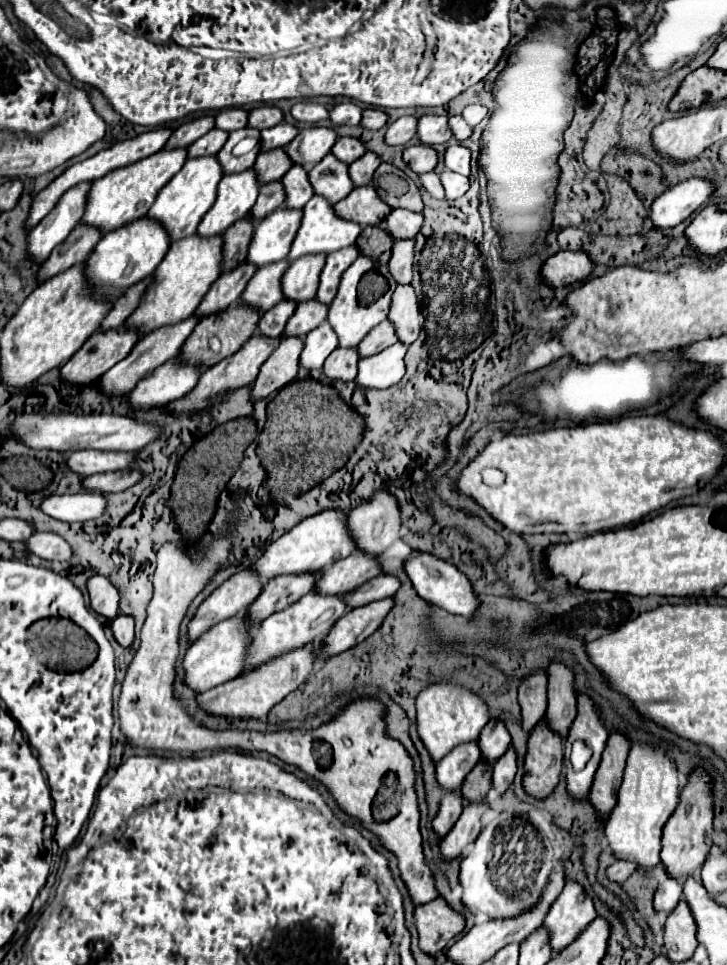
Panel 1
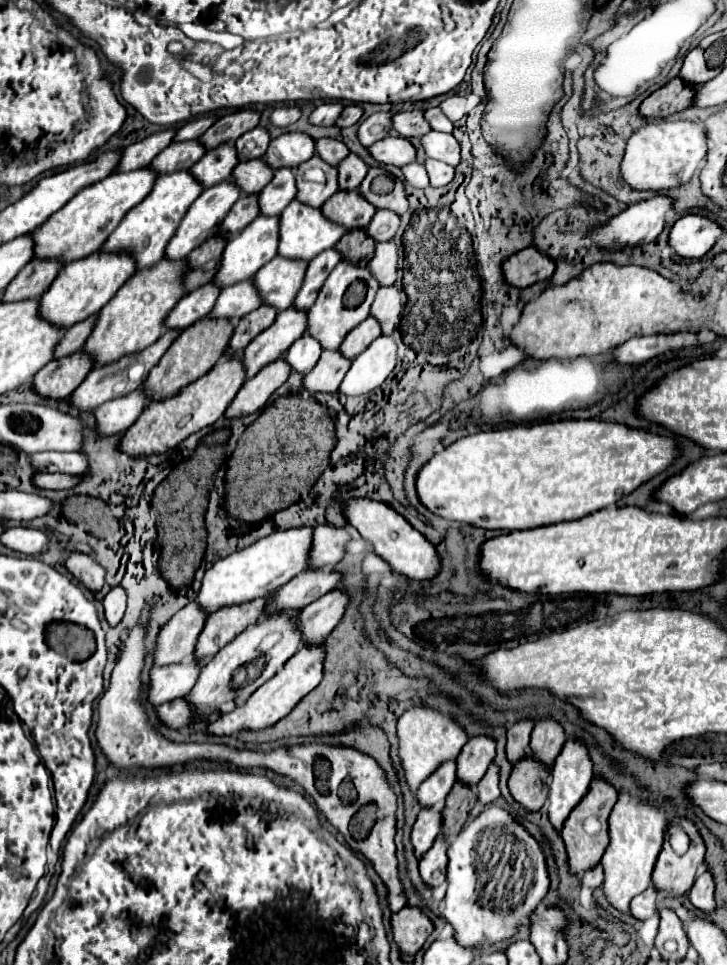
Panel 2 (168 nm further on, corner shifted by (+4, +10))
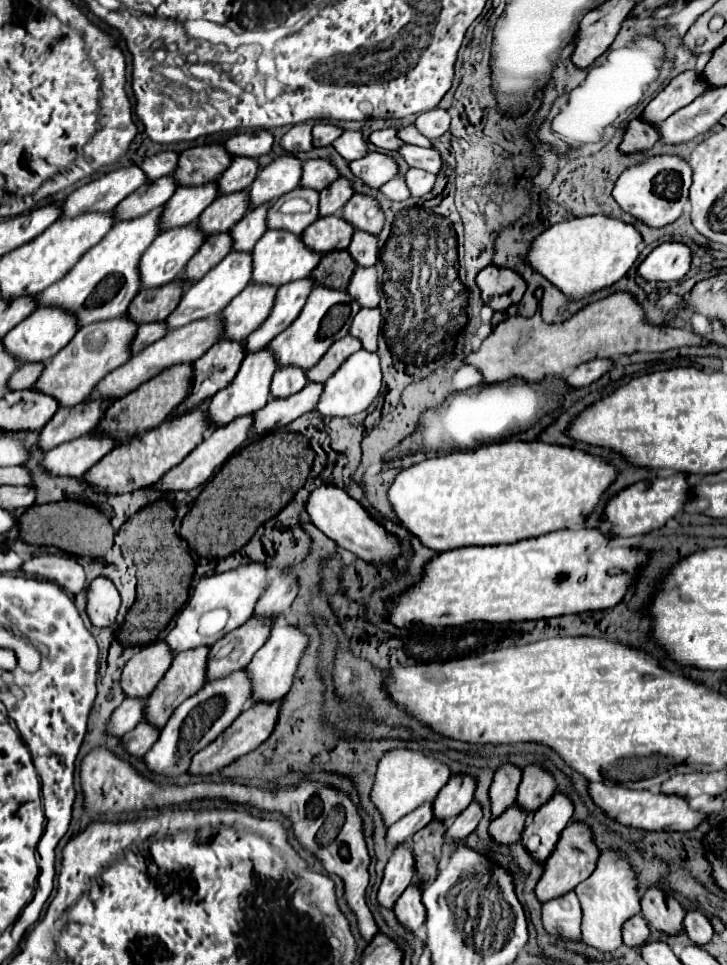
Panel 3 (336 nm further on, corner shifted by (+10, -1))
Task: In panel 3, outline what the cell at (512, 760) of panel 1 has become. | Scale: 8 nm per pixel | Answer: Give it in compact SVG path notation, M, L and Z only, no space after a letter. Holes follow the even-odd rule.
M472 801L470 807L464 809L464 811L458 815L458 819L448 827L446 835L452 837L454 841L462 841L468 833L472 833L472 831L478 827L480 819L482 819L482 805L480 805L478 801Z

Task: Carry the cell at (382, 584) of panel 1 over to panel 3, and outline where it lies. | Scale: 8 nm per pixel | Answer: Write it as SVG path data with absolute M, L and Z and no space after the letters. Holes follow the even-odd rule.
M286 621L276 623L268 643L264 643L264 647L260 647L260 651L256 651L254 659L248 663L248 671L254 681L254 701L270 703L270 701L284 697L290 691L298 665L308 649L308 643L310 643L308 633L304 629L300 629L298 625L288 625Z

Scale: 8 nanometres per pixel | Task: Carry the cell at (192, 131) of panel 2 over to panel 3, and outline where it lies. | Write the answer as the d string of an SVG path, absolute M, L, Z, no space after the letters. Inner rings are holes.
M160 151L152 157L146 157L142 161L142 171L148 179L158 179L160 175L170 175L178 165L178 153L176 151Z

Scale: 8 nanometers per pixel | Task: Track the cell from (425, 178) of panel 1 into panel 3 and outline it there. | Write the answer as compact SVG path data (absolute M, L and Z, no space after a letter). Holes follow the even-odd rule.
M394 177L394 179L390 179L388 183L384 183L384 185L380 187L380 191L382 191L388 199L392 199L392 201L404 201L404 199L410 197L410 191L408 191L408 185L406 185L404 177Z

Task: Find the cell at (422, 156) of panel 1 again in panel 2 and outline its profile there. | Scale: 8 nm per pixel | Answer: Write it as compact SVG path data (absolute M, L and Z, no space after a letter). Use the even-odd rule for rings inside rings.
M386 136L386 138L378 140L374 146L370 146L368 152L376 162L382 162L388 166L398 166L398 168L410 164L416 158L414 146L402 136L398 136L398 138Z

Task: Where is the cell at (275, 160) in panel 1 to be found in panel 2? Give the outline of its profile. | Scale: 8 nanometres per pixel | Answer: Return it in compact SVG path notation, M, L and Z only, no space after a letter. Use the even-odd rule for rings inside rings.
M248 160L248 162L240 162L234 168L234 182L238 184L238 188L242 188L242 194L258 194L270 180L272 180L274 170L268 168L268 164L264 160Z

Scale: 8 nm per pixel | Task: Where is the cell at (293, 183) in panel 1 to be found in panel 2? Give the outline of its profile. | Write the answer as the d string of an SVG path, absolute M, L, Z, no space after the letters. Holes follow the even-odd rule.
M290 168L274 172L272 182L258 194L258 208L264 216L280 216L282 210L294 200L296 184Z

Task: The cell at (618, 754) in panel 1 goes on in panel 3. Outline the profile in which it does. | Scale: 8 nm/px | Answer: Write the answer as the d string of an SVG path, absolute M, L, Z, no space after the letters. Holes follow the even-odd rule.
M574 821L570 823L562 833L560 833L560 841L554 849L554 853L544 861L544 875L536 887L536 895L542 903L554 899L554 897L560 897L572 889L576 889L578 883L582 883L584 879L588 879L594 869L596 869L596 863L598 863L598 855L600 855L600 849L596 847L594 843L594 837L592 837L592 829L586 825L586 823L580 823L580 821Z

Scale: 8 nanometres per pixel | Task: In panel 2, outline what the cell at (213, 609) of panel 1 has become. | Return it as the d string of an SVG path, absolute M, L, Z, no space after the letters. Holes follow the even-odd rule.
M190 602L182 608L168 624L158 632L154 644L154 666L166 666L176 662L186 662L192 658L196 648L198 634L204 628L204 612L198 610L198 604Z

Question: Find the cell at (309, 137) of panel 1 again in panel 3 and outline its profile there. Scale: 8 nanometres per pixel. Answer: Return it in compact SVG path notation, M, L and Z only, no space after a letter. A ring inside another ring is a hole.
M280 155L270 165L266 165L254 179L250 193L250 207L266 201L276 201L280 195L292 191L300 185L302 161L296 155Z

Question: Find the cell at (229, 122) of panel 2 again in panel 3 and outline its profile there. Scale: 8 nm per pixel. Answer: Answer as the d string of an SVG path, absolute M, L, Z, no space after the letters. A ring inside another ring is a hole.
M222 143L190 147L180 153L174 175L180 179L180 185L208 183L208 179L216 179L218 175L222 175L228 169L230 161L232 157Z

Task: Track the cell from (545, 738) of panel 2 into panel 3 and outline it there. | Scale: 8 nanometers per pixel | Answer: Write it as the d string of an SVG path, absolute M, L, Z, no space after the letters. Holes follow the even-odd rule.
M528 765L518 787L518 805L534 813L542 803L546 803L556 789L556 781L550 771L542 765Z

